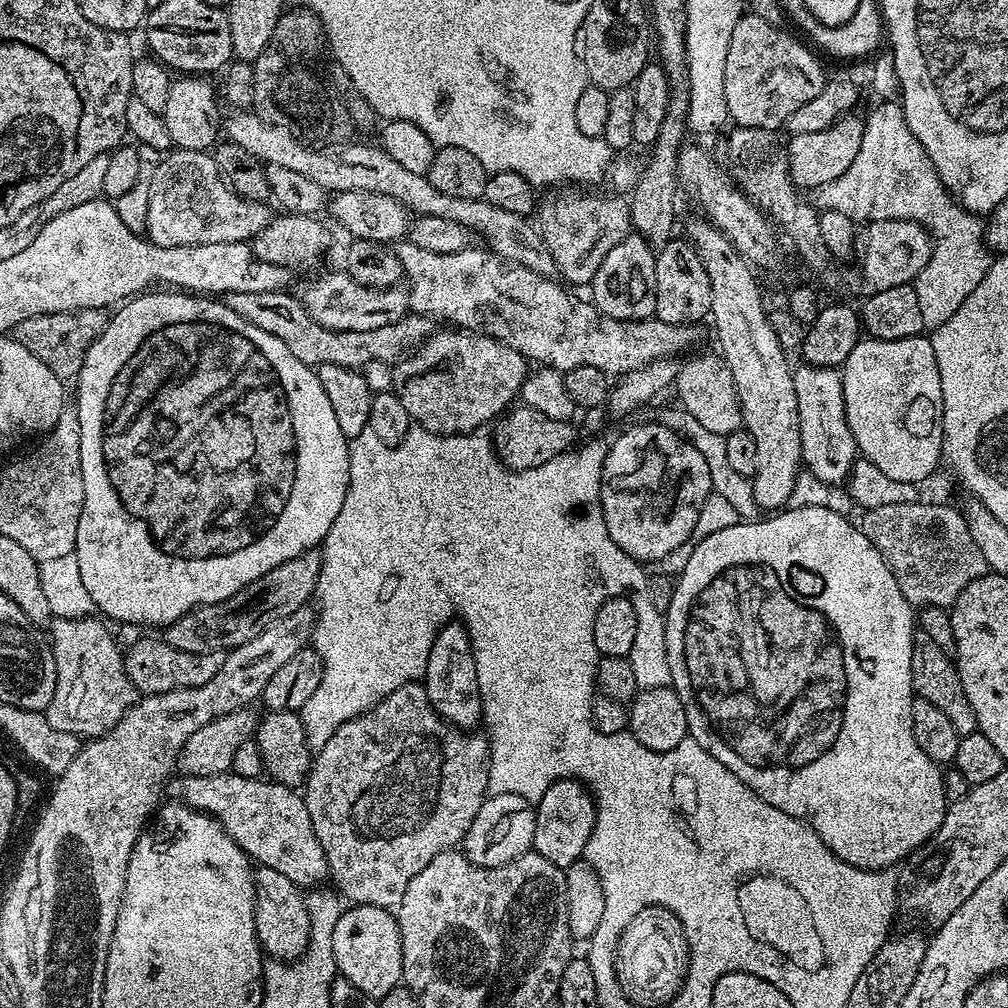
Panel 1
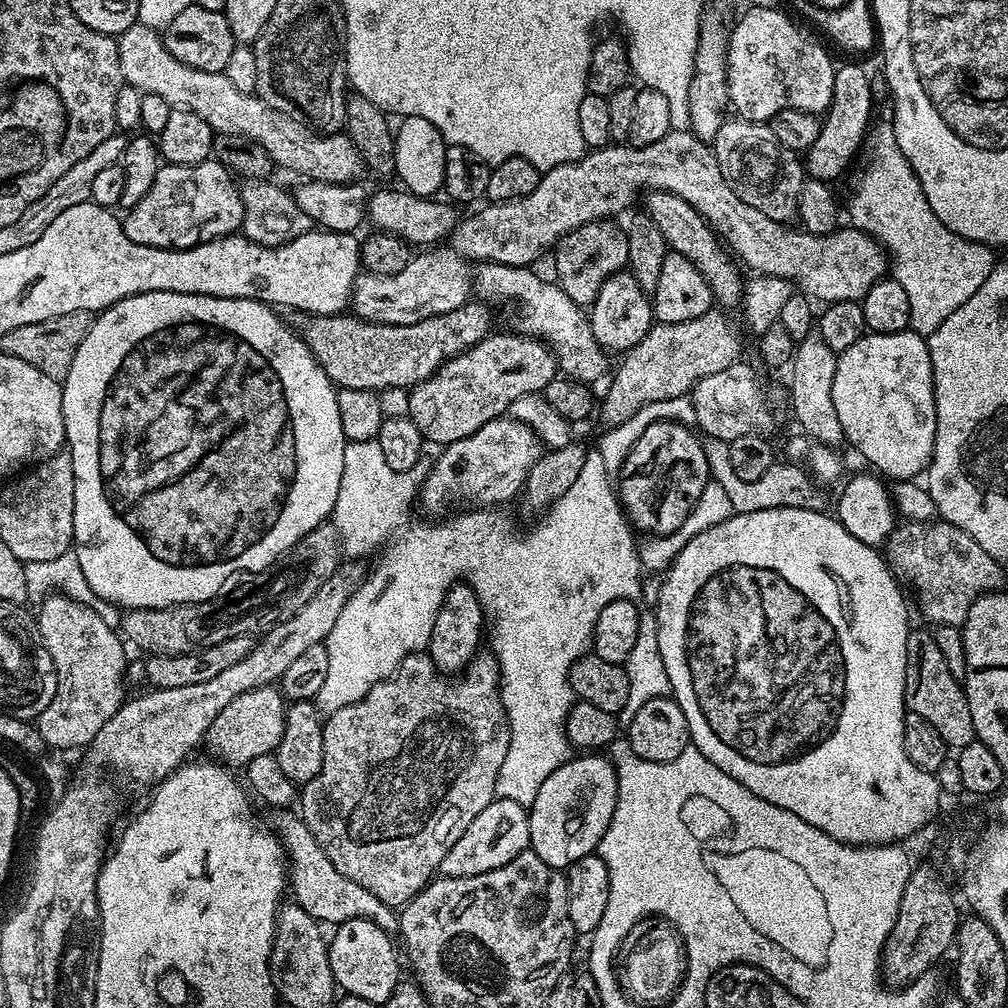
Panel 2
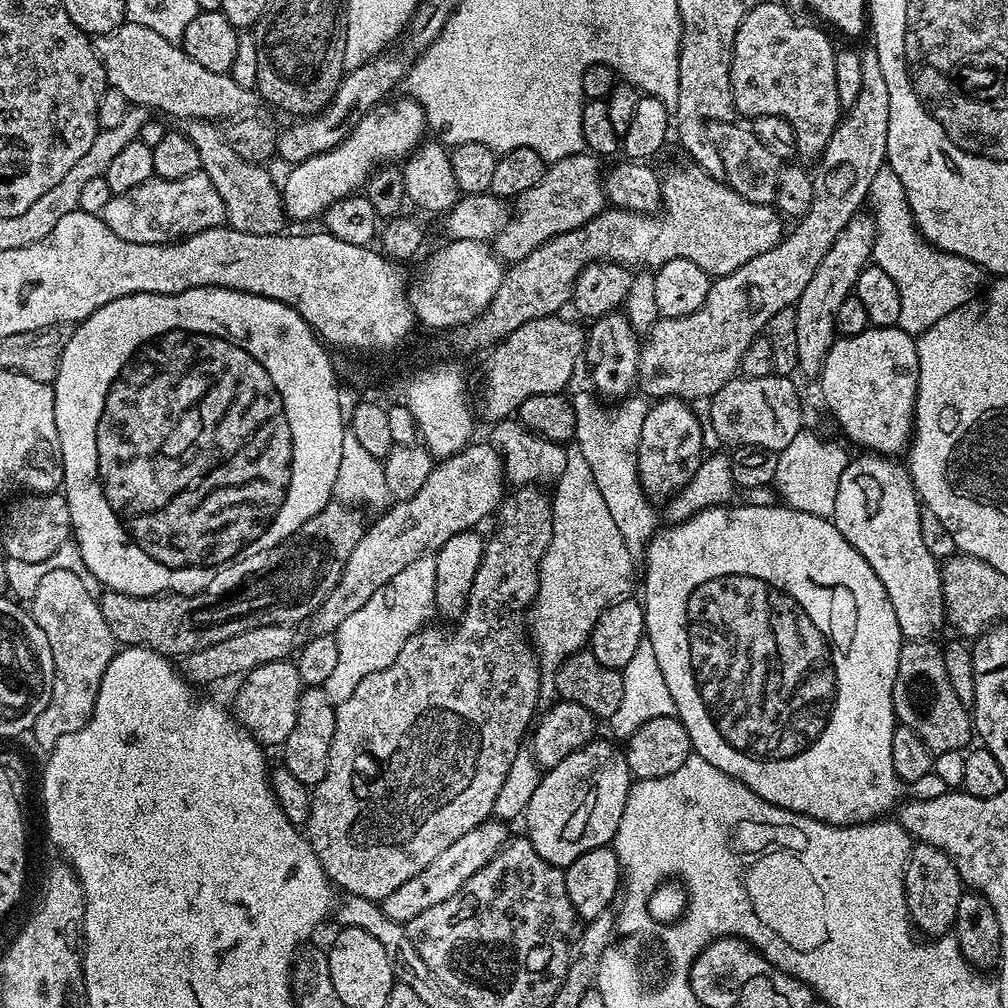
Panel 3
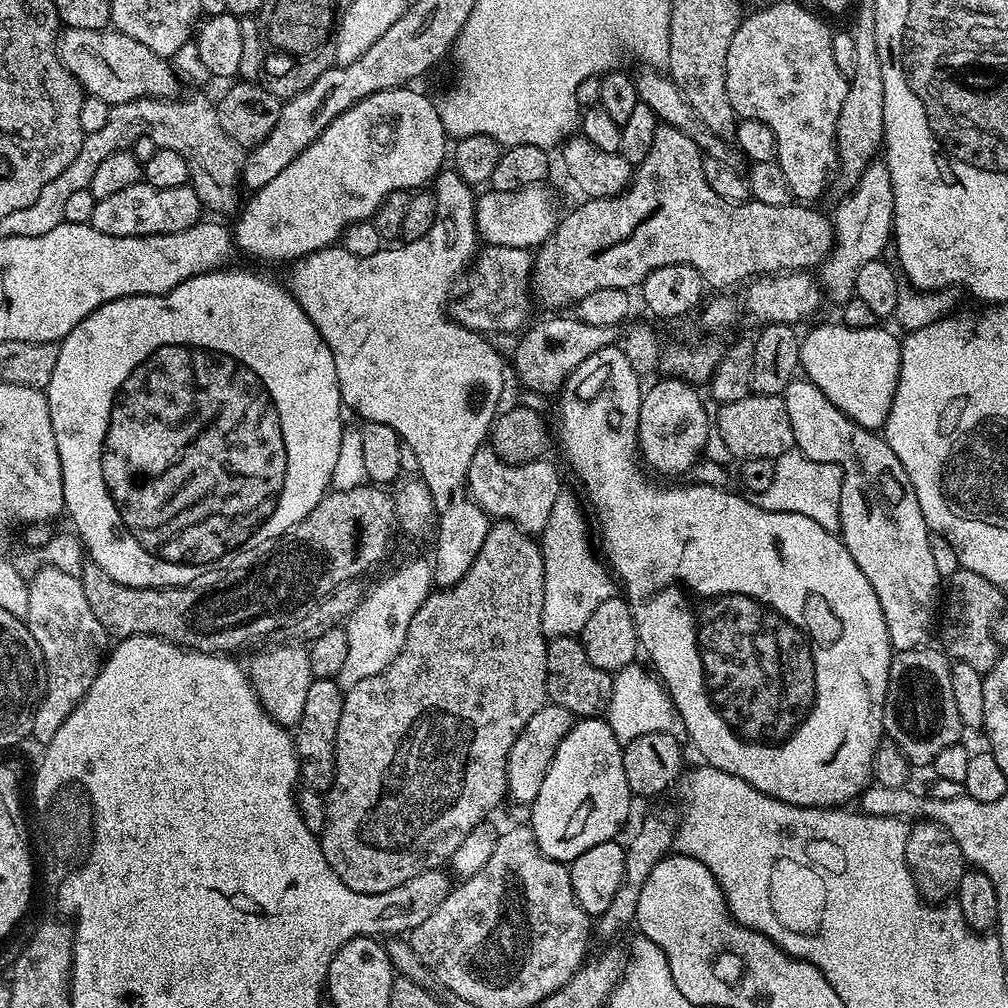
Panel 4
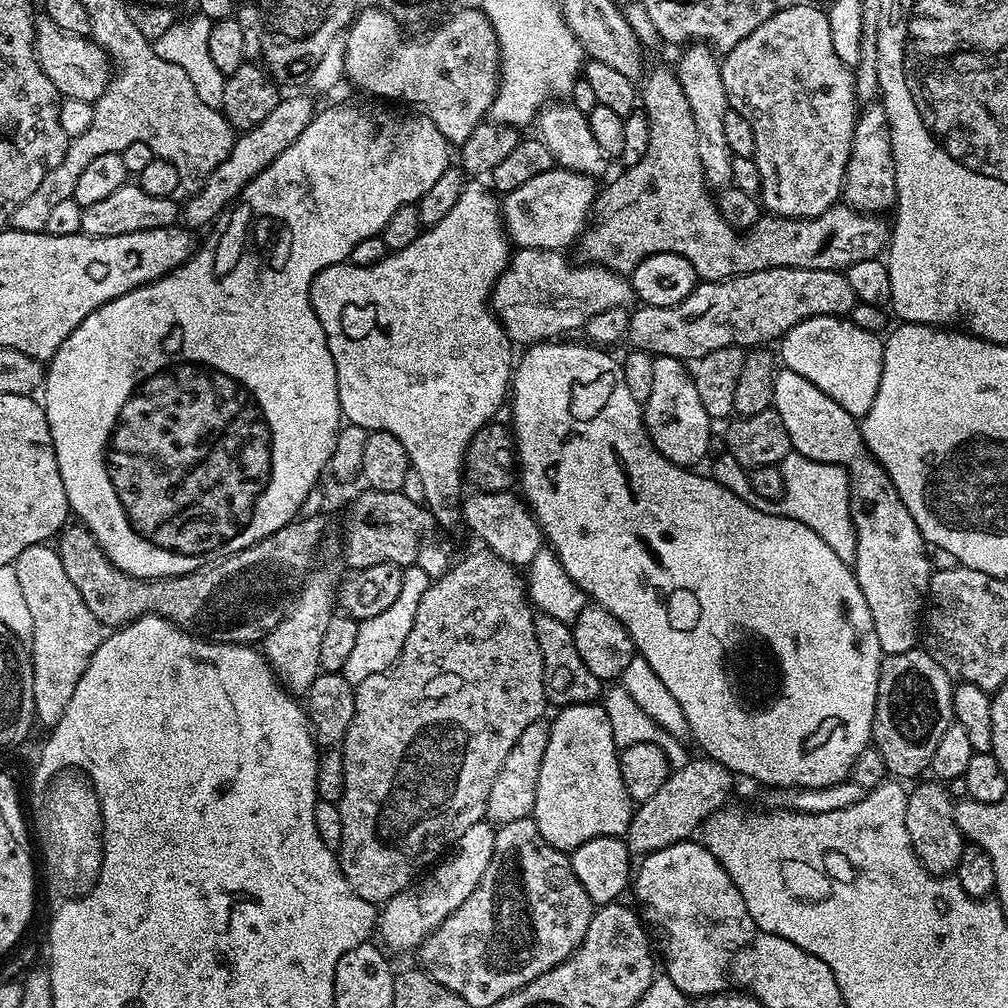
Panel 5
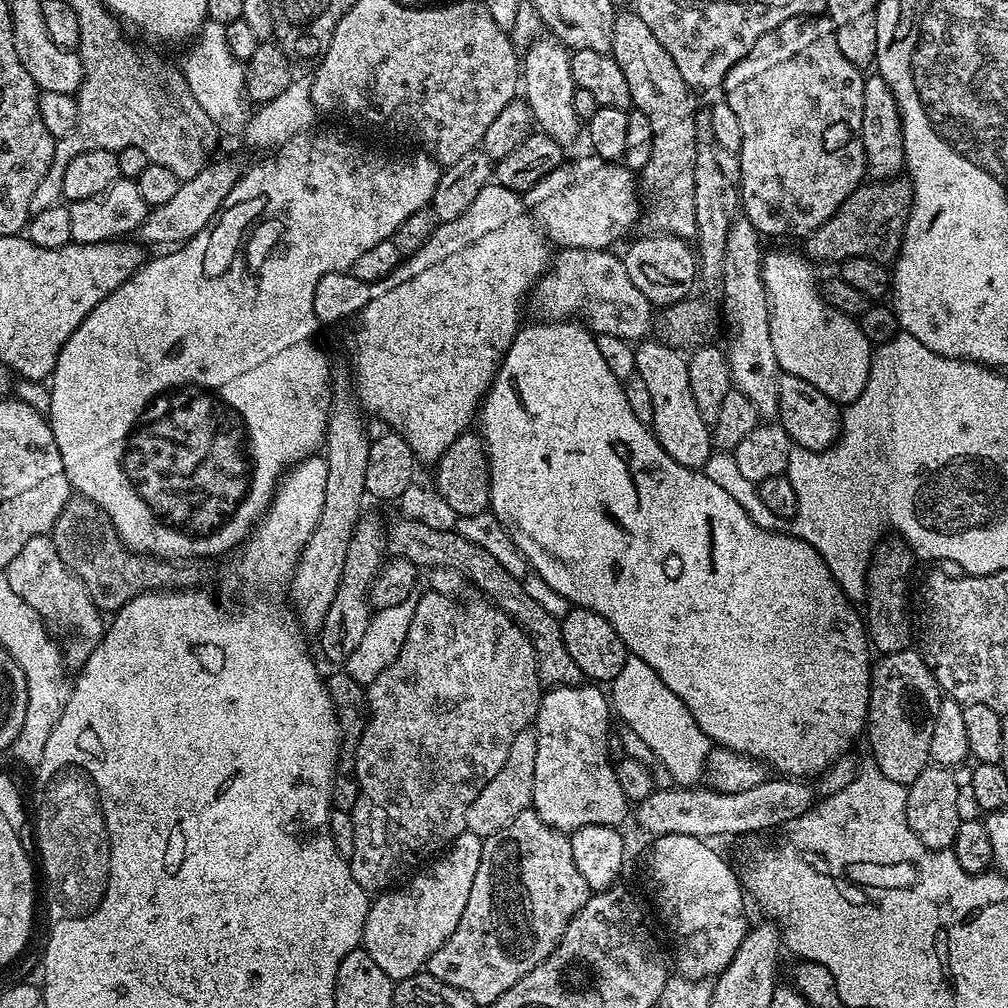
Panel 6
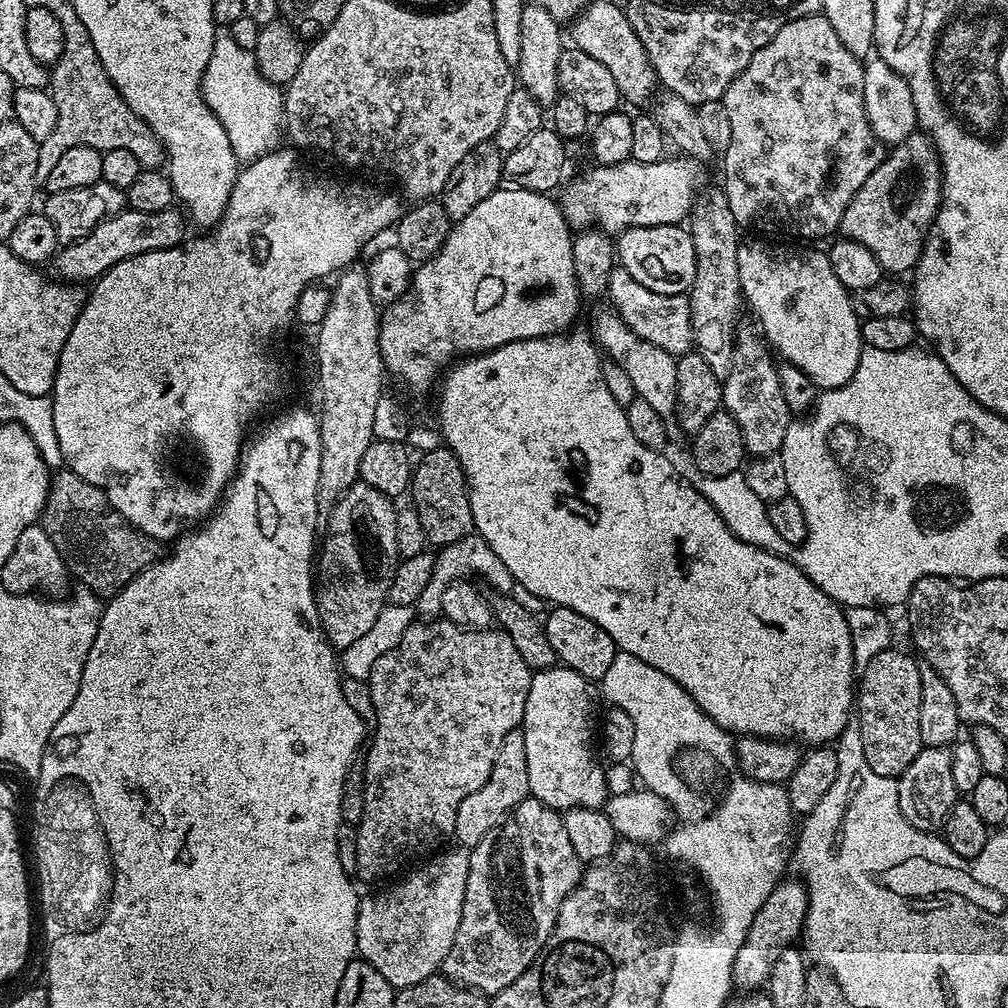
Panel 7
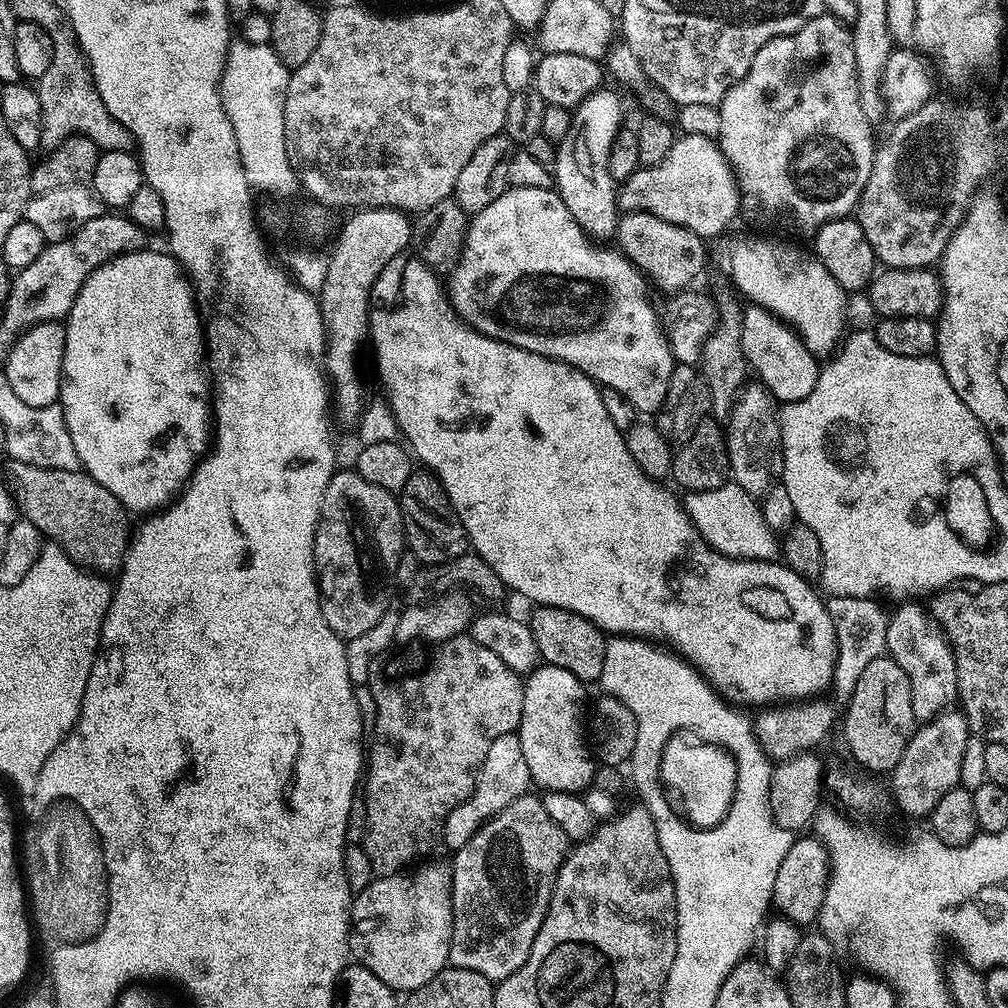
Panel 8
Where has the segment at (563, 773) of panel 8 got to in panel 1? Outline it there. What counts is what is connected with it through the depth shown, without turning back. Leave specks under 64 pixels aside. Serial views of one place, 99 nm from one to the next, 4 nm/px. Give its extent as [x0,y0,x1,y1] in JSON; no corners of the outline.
[532,780,596,869]

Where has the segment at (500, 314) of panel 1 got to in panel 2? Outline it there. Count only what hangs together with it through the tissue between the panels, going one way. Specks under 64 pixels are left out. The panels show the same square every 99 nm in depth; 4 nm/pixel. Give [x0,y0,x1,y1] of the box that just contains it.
[474,263,609,382]

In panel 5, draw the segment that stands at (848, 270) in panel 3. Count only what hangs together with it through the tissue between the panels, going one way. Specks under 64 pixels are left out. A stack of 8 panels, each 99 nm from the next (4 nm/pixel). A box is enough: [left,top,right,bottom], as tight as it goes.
[843,102,896,214]

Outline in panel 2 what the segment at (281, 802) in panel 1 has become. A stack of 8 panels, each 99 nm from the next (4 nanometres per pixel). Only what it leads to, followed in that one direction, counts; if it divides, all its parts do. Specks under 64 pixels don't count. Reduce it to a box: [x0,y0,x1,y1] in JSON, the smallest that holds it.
[274,810,400,933]

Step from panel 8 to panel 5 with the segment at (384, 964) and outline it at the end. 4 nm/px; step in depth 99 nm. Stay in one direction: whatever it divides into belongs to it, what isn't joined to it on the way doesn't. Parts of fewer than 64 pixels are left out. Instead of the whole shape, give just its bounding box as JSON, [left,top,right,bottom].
[378,819,496,952]

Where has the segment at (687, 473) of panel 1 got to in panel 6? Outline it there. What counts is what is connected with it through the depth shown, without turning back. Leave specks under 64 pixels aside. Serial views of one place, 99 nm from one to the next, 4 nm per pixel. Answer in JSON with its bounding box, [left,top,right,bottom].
[635,339,714,469]

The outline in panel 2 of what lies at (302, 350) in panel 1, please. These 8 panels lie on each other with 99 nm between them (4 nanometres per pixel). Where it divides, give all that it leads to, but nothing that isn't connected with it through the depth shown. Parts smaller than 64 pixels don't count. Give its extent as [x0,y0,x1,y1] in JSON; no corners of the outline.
[286,302,494,393]

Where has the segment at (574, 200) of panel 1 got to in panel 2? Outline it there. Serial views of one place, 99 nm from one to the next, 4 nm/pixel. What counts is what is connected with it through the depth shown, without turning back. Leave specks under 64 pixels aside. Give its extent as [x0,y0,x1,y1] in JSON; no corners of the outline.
[555,218,628,306]

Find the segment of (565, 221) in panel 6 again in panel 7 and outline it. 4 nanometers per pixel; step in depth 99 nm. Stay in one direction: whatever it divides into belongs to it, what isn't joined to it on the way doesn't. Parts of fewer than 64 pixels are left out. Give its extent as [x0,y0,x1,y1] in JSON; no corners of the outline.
[558,158,702,234]

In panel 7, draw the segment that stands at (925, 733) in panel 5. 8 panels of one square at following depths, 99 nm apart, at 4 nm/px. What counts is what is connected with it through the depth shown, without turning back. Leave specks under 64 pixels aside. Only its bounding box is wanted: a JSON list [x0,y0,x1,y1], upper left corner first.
[854,647,922,778]

